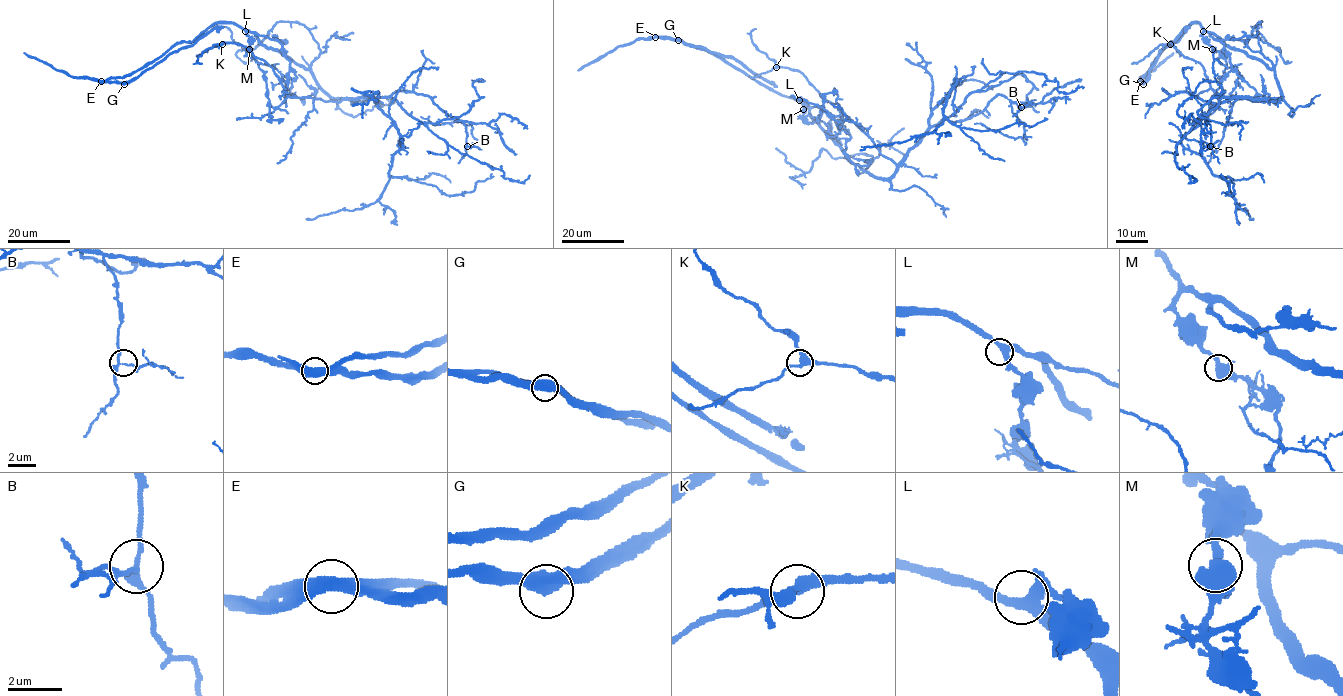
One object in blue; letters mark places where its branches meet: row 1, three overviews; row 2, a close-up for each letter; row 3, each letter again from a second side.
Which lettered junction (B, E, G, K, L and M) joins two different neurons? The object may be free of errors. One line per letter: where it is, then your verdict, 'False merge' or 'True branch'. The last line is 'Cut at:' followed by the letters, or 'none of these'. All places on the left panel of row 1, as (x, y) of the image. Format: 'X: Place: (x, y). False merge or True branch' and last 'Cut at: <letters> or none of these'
B: Place: (467, 146). True branch
E: Place: (101, 81). False merge
G: Place: (124, 84). True branch
K: Place: (222, 44). True branch
L: Place: (245, 31). True branch
M: Place: (249, 49). True branch
Cut at: E

